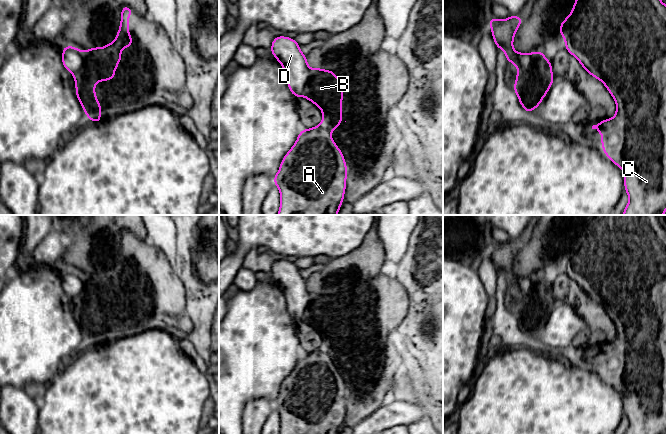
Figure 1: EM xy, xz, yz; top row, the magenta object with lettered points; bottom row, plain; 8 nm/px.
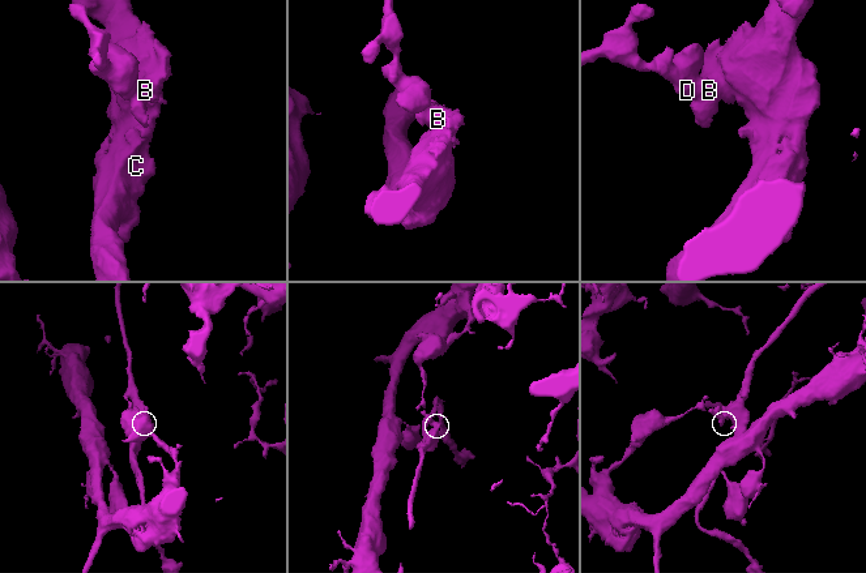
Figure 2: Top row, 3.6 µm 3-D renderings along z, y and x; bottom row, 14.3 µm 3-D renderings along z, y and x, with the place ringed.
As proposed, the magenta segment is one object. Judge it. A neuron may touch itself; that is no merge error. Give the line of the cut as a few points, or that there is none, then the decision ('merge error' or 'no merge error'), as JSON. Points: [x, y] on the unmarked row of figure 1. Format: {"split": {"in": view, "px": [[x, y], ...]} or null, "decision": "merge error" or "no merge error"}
{"split": {"in": "yz", "px": [[535, 276], [535, 287], [528, 294], [520, 294], [518, 296]]}, "decision": "merge error"}

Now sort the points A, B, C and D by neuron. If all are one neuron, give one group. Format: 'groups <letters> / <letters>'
groups A B C / D

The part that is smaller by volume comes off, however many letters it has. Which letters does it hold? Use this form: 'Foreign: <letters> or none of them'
Foreign: A, B, C

